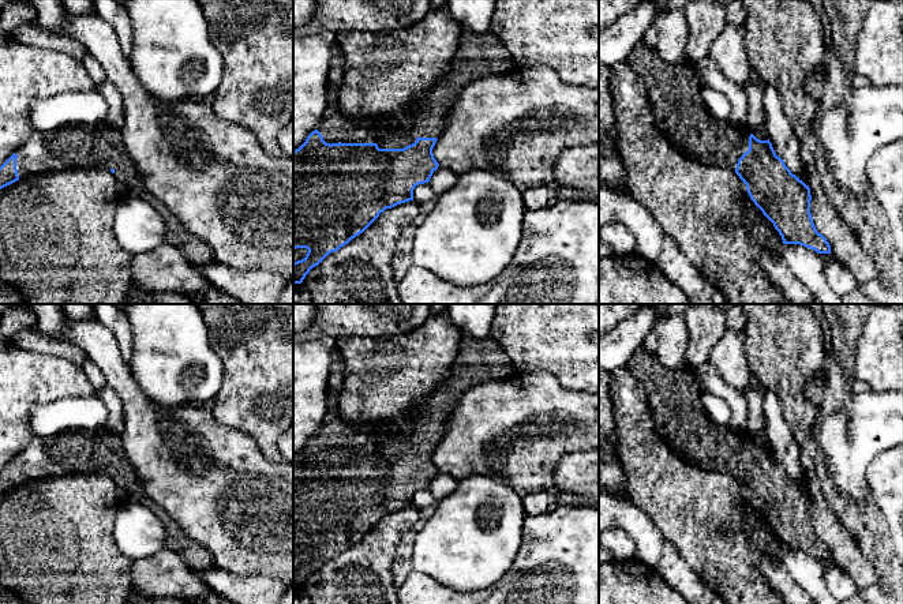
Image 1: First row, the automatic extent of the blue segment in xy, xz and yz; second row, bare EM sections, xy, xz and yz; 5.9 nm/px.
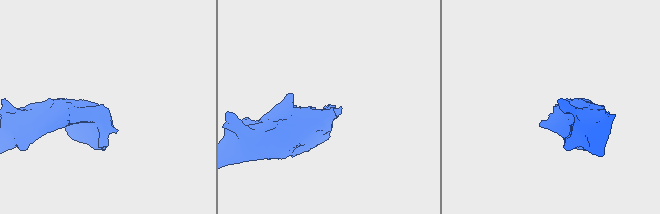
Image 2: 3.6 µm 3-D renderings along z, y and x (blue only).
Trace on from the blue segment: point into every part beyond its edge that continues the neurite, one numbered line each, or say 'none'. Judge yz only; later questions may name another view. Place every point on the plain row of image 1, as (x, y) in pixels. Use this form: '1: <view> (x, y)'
1: yz (675, 401)

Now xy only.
1: xy (101, 451)

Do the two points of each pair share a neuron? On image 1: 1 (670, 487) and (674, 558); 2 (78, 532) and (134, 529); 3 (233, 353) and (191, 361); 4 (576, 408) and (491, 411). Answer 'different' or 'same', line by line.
1: different
2: different
3: different
4: same

